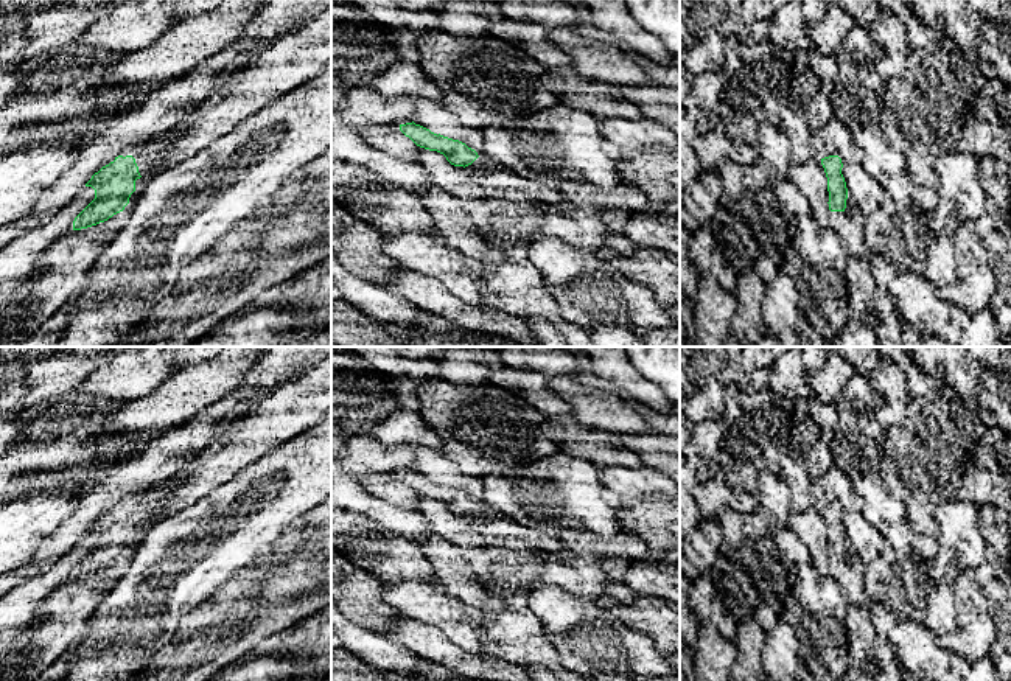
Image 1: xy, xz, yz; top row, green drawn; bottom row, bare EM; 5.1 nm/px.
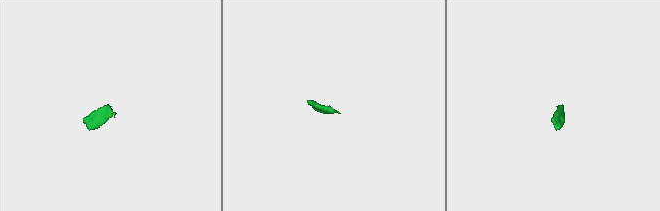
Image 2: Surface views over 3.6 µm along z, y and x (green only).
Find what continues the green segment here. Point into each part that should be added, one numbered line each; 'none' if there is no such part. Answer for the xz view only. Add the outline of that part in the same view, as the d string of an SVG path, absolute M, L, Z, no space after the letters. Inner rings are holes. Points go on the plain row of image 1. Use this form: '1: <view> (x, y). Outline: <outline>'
1: xz (482, 513). Outline: M484 498L476 499L476 501L479 505L471 513L468 513L465 516L468 519L471 519L478 529L481 529L484 524L487 524L496 518L502 518L502 515L499 512L496 512L490 504L487 504L484 501Z

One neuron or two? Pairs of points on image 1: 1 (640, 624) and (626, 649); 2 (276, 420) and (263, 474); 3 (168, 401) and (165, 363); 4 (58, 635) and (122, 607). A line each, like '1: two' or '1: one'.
1: two
2: two
3: two
4: two

